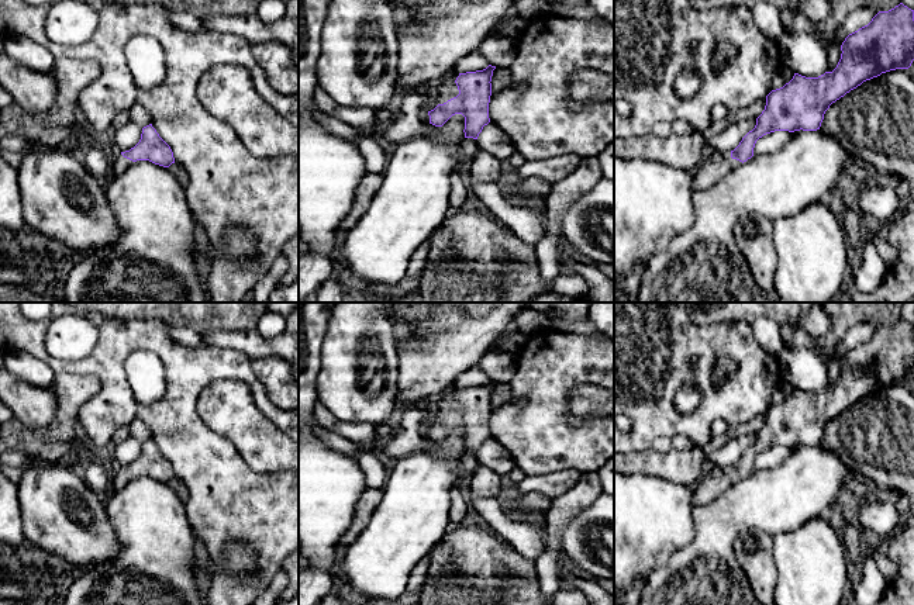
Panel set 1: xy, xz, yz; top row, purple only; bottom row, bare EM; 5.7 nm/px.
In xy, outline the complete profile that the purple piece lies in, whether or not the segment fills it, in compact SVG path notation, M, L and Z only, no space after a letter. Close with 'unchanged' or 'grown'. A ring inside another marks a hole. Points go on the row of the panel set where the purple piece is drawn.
M152 124L142 128L141 139L134 148L113 155L111 173L121 174L137 160L149 160L163 167L175 163L170 146L159 136Z | grown

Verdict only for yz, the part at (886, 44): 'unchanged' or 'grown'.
grown

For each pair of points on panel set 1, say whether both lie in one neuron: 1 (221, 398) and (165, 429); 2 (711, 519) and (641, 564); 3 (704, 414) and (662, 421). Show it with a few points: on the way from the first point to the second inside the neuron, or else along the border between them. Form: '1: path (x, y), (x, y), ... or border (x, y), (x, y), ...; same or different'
1: border (210, 383), (197, 398), (196, 412), (221, 435); different
2: border (695, 505), (692, 511), (693, 538), (672, 556); different
3: path (695, 421), (672, 421); same

